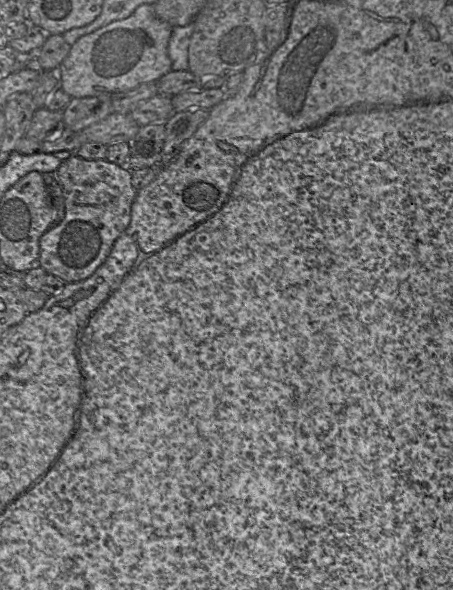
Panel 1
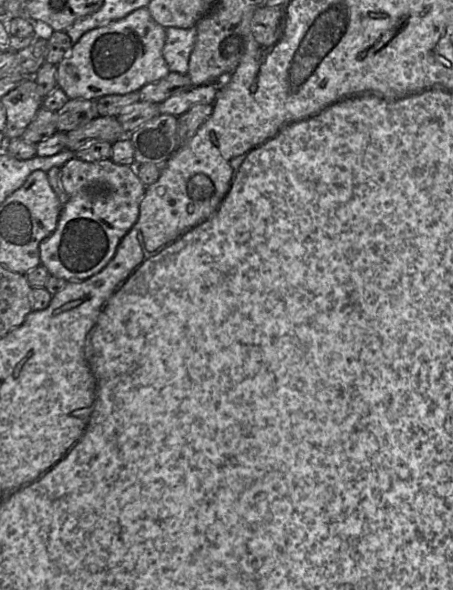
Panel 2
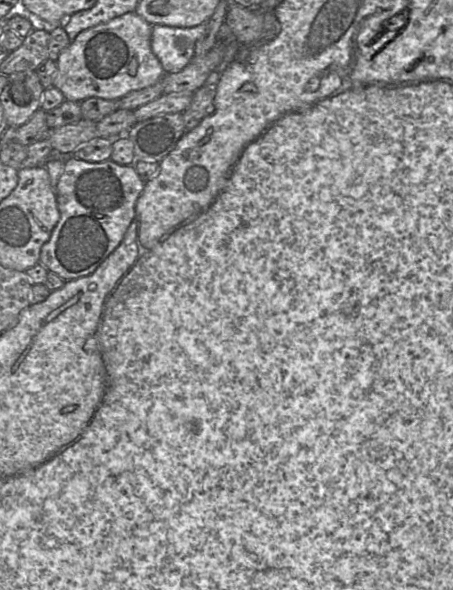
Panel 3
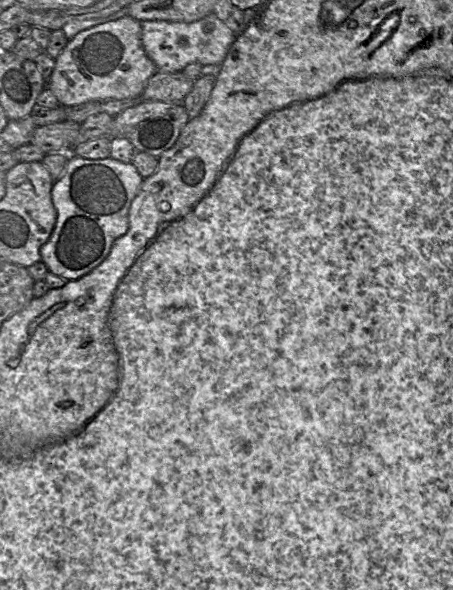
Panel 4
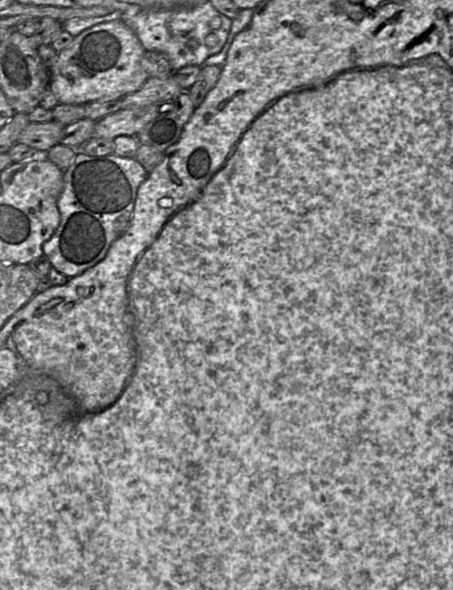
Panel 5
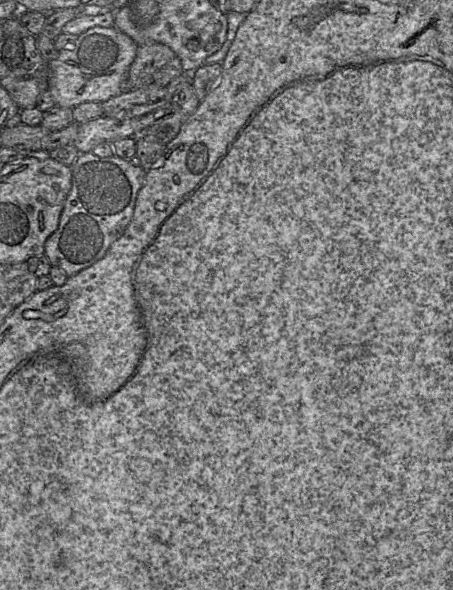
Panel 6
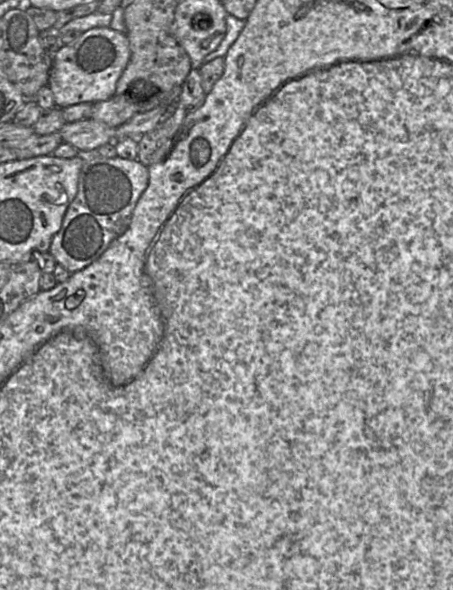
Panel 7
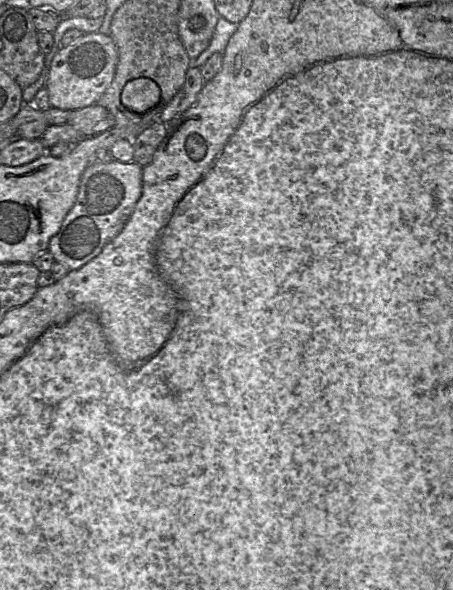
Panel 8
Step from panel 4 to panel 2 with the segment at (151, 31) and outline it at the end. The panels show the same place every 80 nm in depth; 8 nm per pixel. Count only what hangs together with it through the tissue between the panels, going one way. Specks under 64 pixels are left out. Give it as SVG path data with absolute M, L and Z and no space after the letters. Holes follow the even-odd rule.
M166 28L166 40L163 56L170 72L187 74L191 52L197 37L197 28Z

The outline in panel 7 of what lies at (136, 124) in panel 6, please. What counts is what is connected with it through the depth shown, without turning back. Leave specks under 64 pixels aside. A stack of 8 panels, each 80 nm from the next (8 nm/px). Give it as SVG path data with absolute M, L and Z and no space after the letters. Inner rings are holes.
M94 119L65 123L59 131L62 141L73 145L79 154L91 155L106 143L113 143L116 128Z

